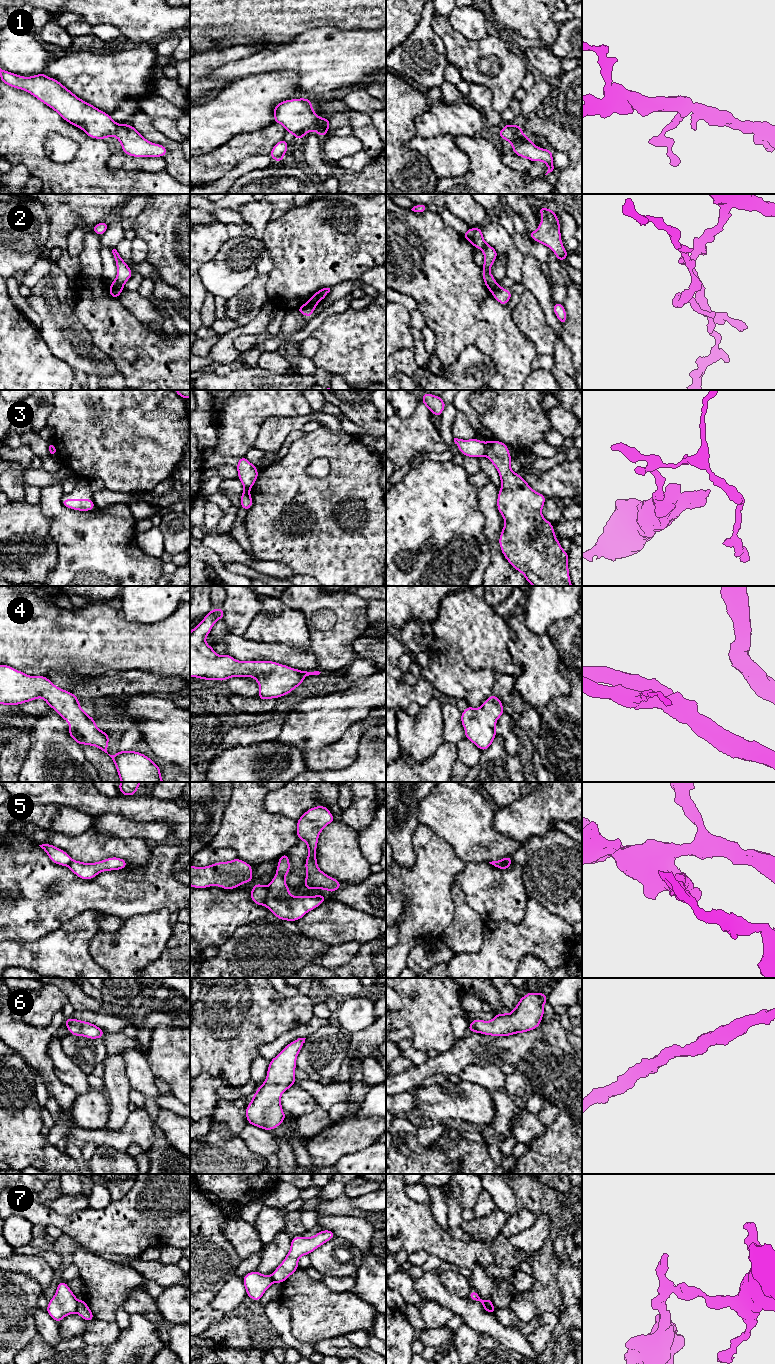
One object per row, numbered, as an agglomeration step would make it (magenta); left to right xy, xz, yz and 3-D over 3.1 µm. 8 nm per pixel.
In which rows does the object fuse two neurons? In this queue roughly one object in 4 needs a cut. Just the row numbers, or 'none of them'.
2, 3, 5, 7

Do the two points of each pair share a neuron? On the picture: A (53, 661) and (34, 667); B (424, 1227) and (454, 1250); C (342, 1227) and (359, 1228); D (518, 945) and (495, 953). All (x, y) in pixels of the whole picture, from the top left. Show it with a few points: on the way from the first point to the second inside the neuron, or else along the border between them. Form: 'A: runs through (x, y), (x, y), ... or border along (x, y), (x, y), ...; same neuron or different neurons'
A: runs through (48, 661), (39, 662); same neuron
B: runs through (431, 1234), (447, 1249); same neuron
C: runs through (346, 1227), (355, 1228); same neuron
D: runs through (512, 946), (505, 947), (501, 951); same neuron

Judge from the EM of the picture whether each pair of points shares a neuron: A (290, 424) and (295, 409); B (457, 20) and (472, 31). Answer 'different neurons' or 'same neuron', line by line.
A: different neurons
B: same neuron

